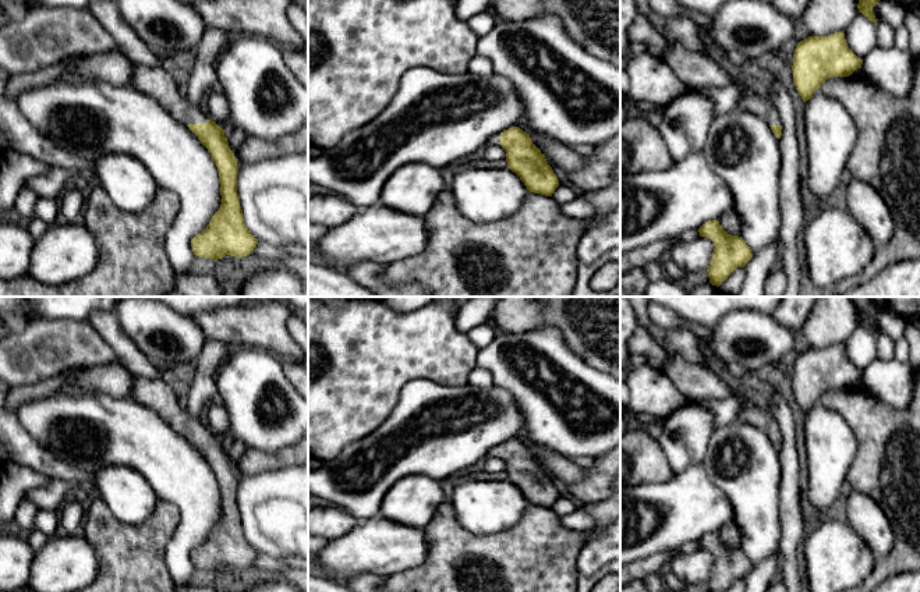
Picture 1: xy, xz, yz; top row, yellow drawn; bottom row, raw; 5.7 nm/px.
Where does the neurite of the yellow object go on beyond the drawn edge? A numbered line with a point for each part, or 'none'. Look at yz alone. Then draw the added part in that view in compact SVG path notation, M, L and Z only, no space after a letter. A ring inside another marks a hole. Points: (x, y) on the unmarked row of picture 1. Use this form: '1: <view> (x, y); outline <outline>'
1: yz (750, 411); outline M730 389L732 396L740 403L739 418L743 422L749 422L756 428L761 429L769 437L782 437L779 425L772 416L768 407L758 405L744 391L739 389Z

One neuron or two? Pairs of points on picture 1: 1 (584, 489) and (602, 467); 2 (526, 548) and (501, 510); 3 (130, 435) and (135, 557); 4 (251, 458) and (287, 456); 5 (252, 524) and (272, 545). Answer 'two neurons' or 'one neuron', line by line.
1: one neuron
2: two neurons
3: two neurons
4: one neuron
5: one neuron

